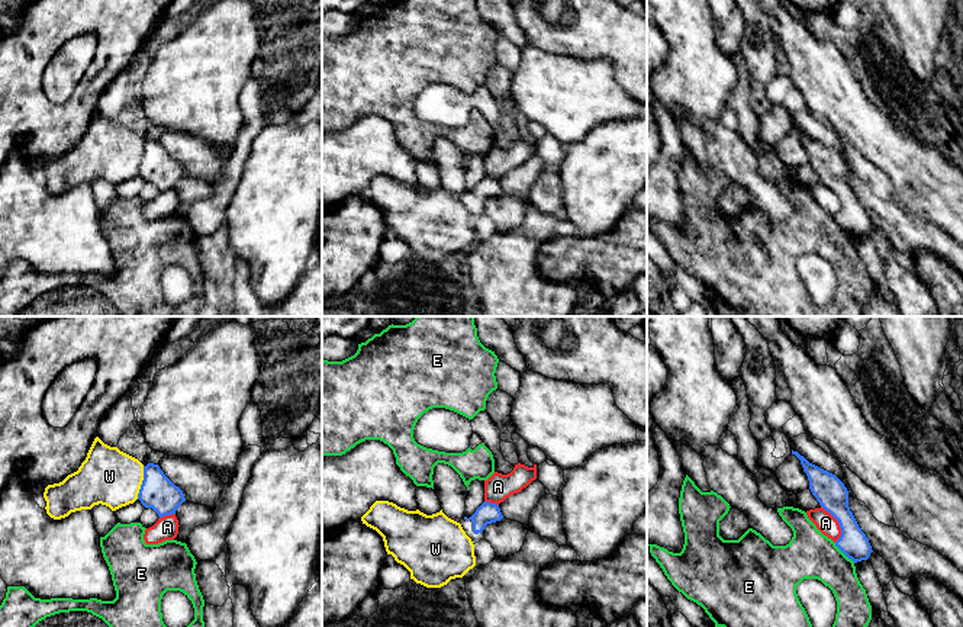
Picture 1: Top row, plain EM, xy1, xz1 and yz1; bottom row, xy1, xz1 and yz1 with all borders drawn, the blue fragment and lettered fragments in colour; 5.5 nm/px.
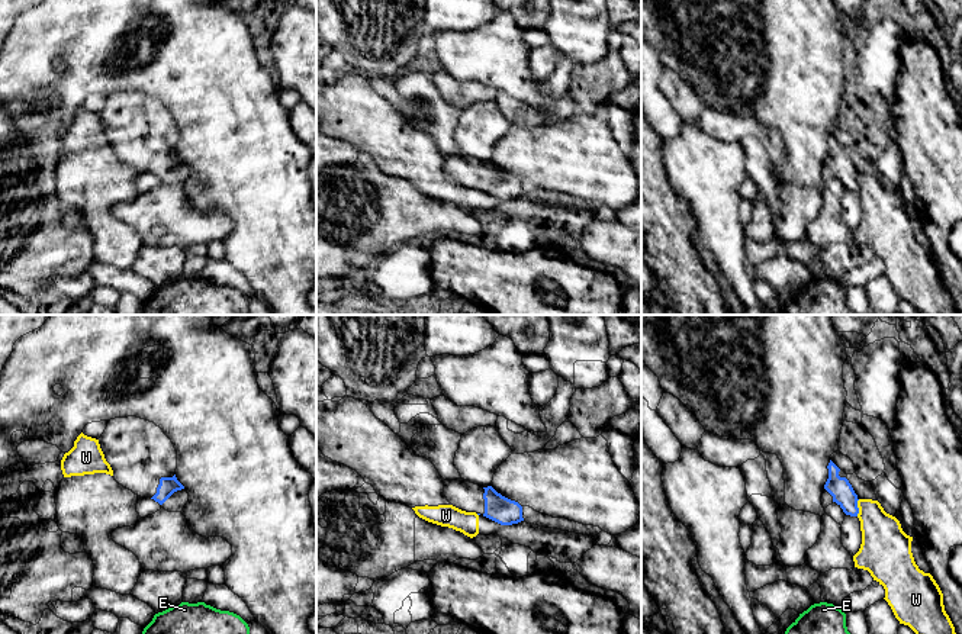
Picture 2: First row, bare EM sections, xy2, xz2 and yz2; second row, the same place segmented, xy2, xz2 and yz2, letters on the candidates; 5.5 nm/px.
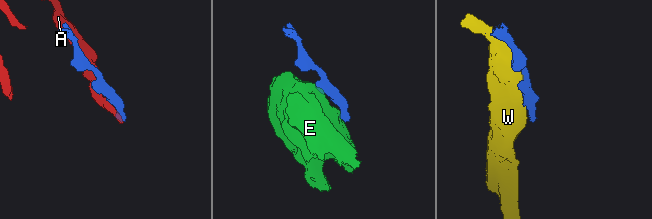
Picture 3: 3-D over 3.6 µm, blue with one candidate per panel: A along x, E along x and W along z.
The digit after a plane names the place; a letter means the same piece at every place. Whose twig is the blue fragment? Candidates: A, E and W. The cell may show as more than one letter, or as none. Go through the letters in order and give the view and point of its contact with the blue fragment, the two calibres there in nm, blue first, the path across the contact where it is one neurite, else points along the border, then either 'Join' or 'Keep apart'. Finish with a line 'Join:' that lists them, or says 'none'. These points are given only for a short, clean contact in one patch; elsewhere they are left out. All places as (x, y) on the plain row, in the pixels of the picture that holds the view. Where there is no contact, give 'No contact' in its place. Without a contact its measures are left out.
A: Touches blue at yz1 (838, 198). Thickness 170 nm (blue) against 110 nm. Boundary: yz1 (821, 180), (838, 199), (840, 212), (836, 216). Keep apart
E: Touches blue at yz1 (844, 228). Thickness 160 nm (blue) against 280 nm. Keep apart
W: Touches blue at xy1 (142, 157). Thickness 190 nm (blue) against 320 nm. Keep apart
Join: none

